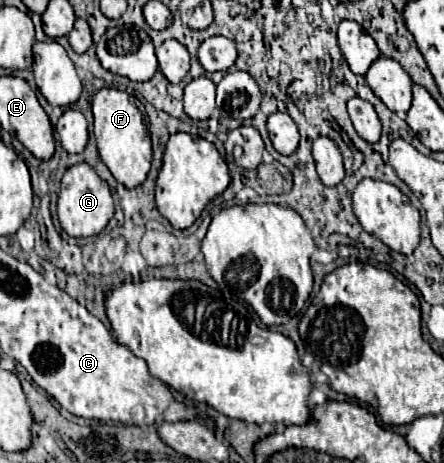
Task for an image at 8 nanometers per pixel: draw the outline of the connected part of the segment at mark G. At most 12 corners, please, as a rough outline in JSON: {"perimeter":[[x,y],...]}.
{"perimeter":[[87,162],[67,168],[57,216],[75,238],[111,220],[109,184]]}

